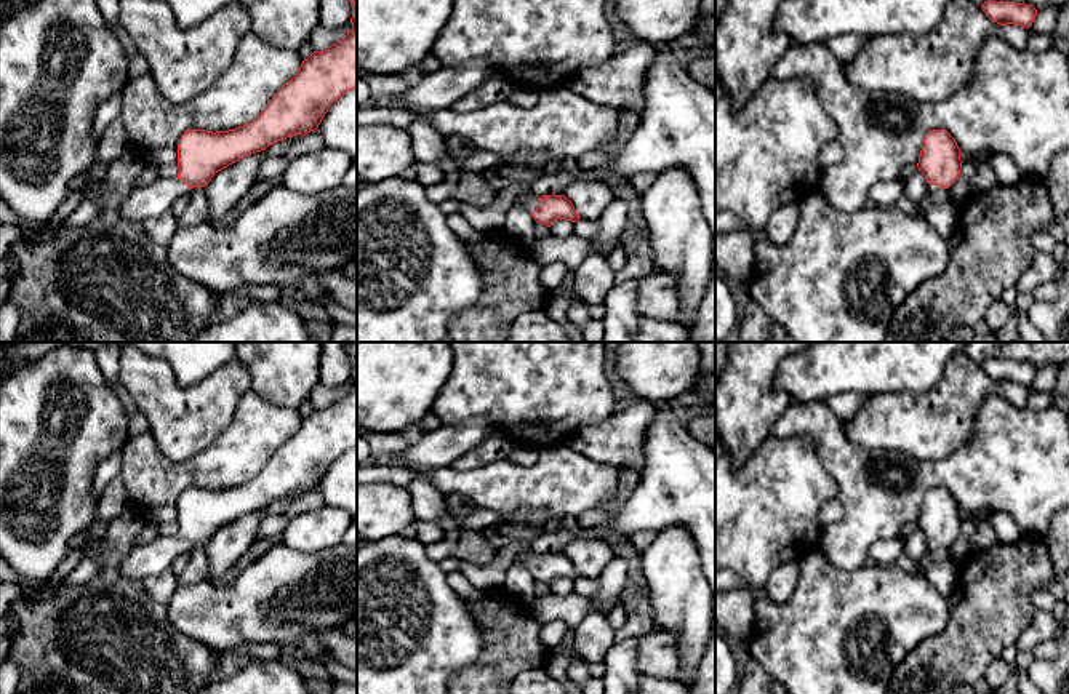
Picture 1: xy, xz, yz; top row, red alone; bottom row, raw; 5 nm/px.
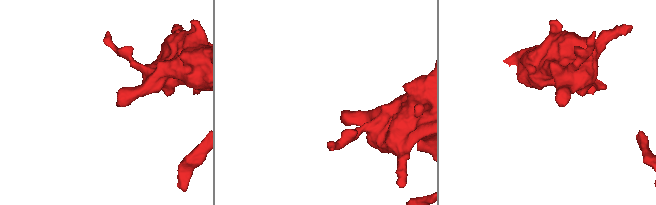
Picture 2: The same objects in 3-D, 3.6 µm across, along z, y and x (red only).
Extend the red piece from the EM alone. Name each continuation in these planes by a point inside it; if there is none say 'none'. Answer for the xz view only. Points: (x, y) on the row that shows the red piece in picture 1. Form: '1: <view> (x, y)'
1: xz (527, 197)

